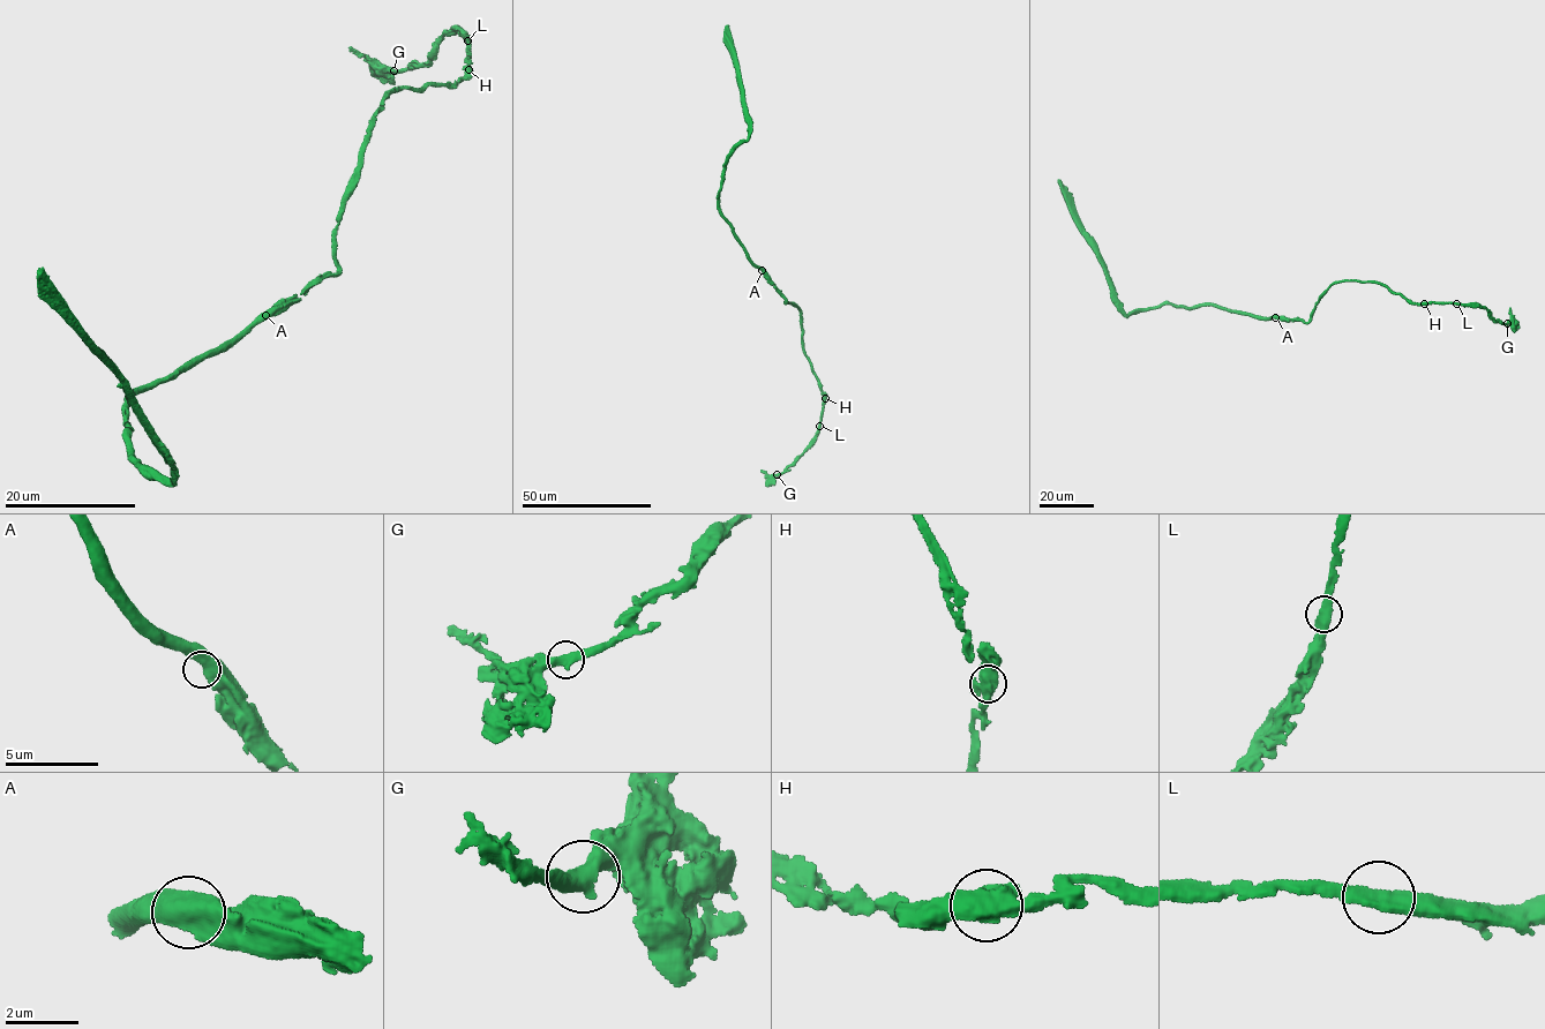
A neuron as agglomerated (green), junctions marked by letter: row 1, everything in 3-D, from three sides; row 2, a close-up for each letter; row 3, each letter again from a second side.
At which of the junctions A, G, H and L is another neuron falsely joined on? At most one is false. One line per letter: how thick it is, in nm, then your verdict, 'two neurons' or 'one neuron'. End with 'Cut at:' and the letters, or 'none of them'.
A: calibre 600 nm; one neuron
G: calibre 400 nm; one neuron
H: calibre 600 nm; one neuron
L: calibre 420 nm; one neuron
Cut at: none of them

